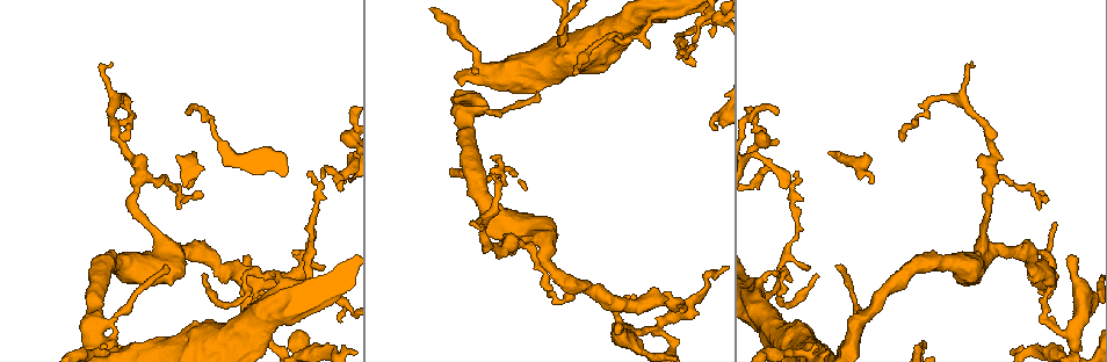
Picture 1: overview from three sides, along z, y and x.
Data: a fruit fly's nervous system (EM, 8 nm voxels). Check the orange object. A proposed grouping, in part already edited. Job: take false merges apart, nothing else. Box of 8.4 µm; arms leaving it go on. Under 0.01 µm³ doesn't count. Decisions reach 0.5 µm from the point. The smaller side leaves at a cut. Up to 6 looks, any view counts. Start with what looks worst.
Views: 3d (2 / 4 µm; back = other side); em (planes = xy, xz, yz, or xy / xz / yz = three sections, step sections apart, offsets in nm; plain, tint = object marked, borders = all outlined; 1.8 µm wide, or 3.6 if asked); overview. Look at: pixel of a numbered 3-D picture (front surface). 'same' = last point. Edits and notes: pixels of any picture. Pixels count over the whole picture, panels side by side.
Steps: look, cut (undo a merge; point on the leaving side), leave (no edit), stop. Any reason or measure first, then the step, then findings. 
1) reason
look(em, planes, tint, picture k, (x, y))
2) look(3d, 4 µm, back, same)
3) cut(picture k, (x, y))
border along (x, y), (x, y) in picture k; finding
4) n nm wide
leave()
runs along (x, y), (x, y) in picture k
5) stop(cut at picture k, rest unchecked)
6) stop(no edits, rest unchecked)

sudden change in width
look(em, 3.6 µm, planes, tint, picture 1, (191, 155))

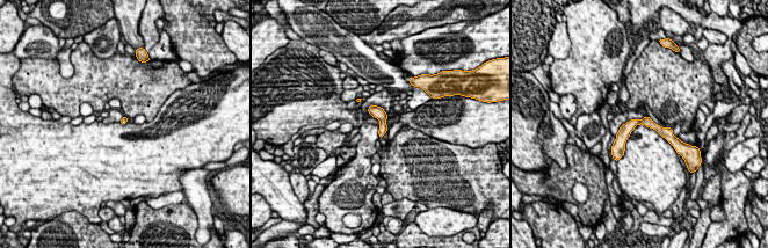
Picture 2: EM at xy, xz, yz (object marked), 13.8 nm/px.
leave()
runs along (669, 132), (635, 122), (620, 148) in picture 2; continuous, no second neuron

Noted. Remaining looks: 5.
look(em, xz, step 16, tint, picture 1, (768, 298))

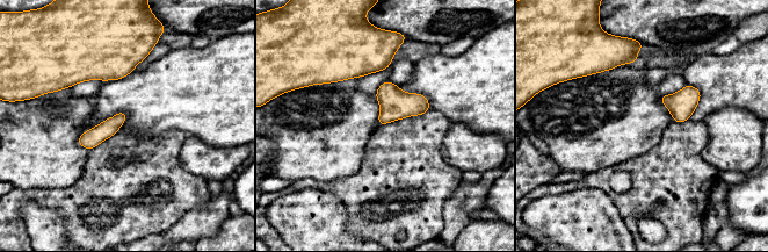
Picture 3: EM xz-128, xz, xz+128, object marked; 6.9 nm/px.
look(em, planes, tint, same)

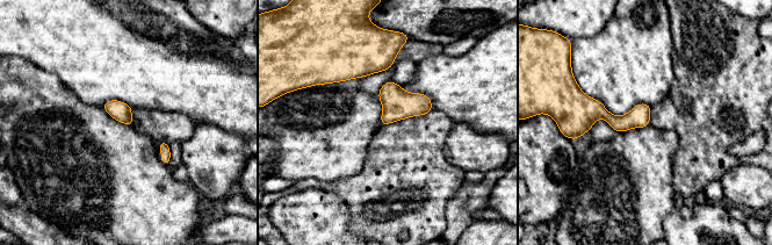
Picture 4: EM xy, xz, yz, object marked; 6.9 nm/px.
leave()
runs along (648, 108), (632, 120), (578, 116) in picture 4; all the same neuron

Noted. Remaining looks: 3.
arms part here
look(em, planes, plain, picture 1, (543, 239))

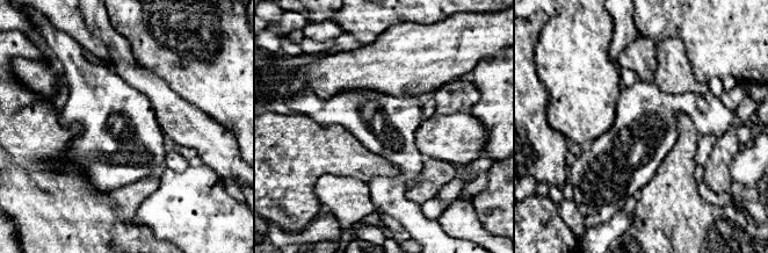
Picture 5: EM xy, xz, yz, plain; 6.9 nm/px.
look(em, planes, tint, same)

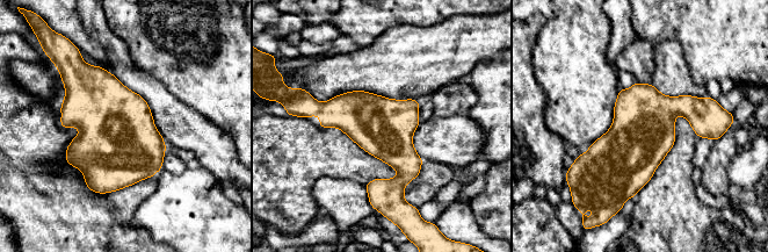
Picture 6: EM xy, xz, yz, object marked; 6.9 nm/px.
leave()
all the same neuron

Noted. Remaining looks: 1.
stop(no edits, rest unchecked)

